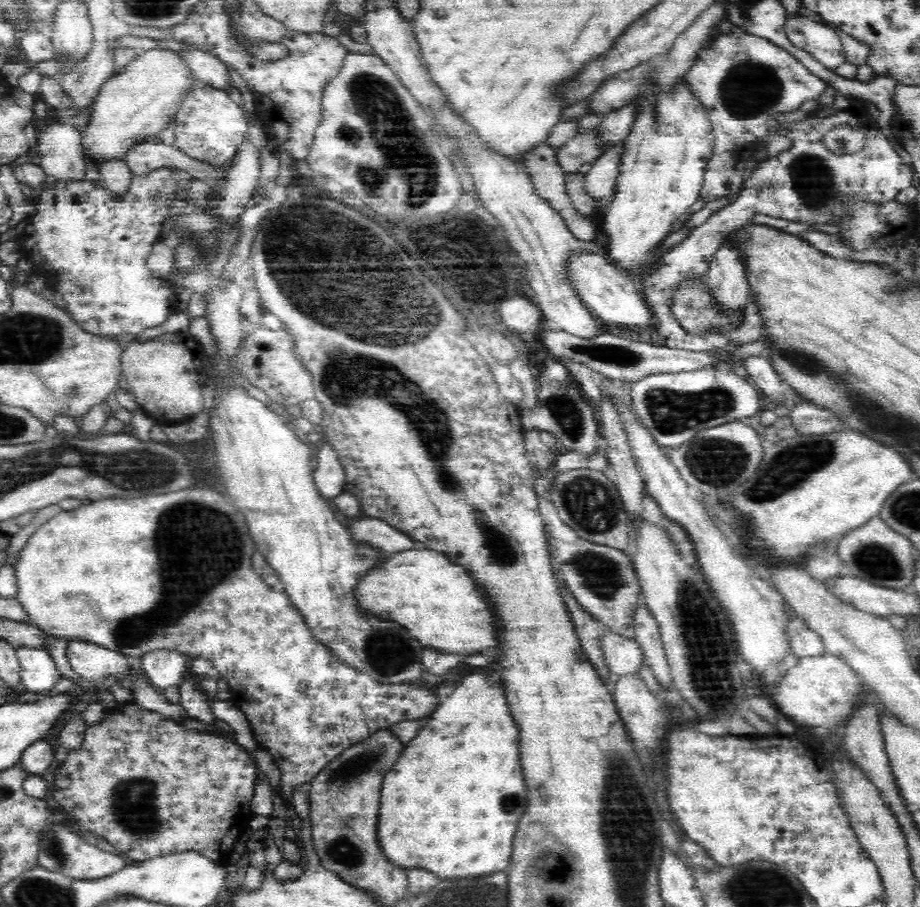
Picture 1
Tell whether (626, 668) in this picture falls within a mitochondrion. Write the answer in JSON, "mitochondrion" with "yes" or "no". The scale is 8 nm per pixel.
{"mitochondrion":"no"}

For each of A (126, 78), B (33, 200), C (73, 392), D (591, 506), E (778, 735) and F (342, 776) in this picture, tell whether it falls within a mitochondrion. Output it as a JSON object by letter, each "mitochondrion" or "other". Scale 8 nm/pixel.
{"A":"other","B":"other","C":"mitochondrion","D":"mitochondrion","E":"other","F":"mitochondrion"}

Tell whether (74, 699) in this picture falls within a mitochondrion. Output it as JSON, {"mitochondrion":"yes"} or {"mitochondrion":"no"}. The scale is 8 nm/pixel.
{"mitochondrion":"no"}

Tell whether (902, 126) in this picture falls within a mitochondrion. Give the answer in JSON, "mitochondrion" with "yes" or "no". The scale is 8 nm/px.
{"mitochondrion":"no"}

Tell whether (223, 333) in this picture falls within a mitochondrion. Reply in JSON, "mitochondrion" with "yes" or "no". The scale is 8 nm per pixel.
{"mitochondrion":"no"}

